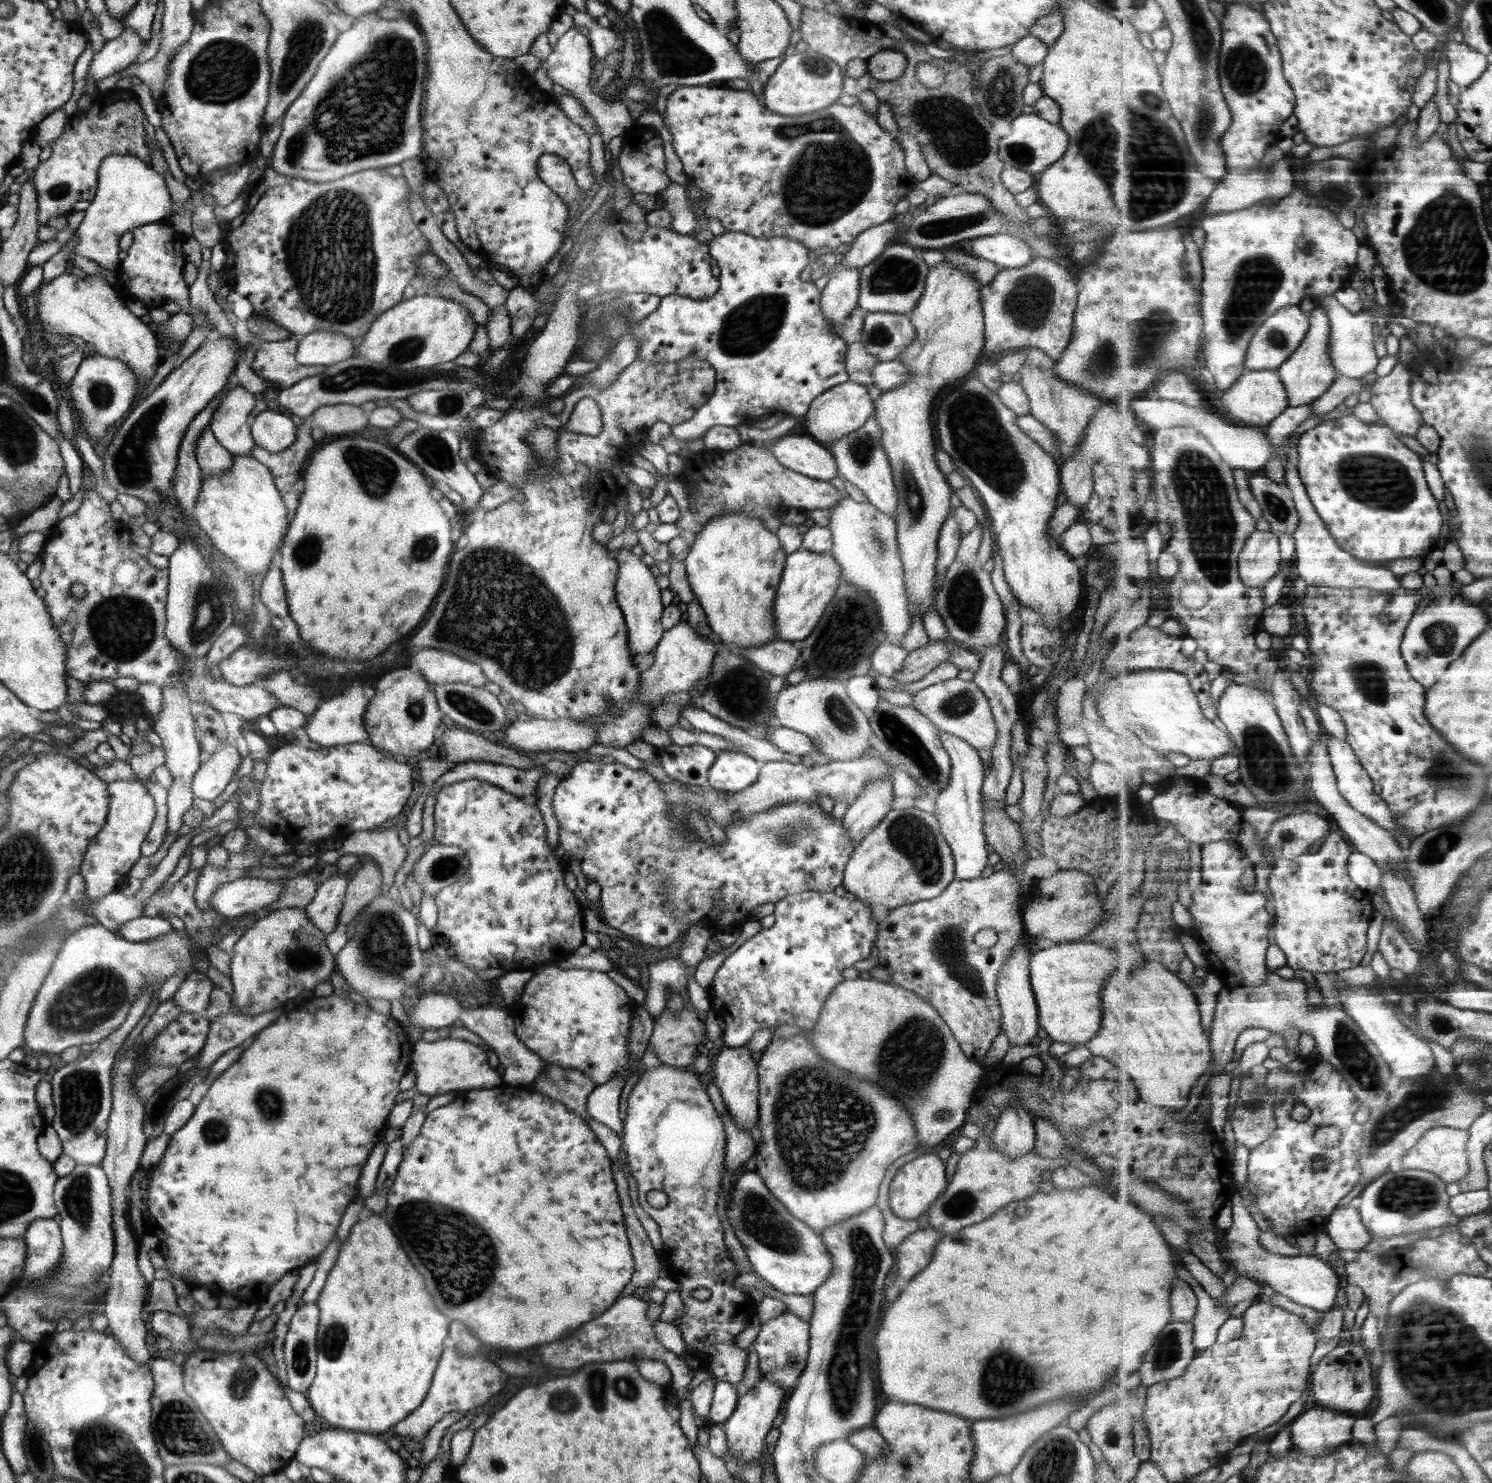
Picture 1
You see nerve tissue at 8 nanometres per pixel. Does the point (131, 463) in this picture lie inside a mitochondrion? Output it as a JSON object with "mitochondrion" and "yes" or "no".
{"mitochondrion":"yes"}

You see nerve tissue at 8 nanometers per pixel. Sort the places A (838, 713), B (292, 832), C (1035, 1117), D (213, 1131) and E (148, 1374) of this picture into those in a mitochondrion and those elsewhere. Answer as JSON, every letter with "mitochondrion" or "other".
{"A":"mitochondrion","B":"other","C":"other","D":"mitochondrion","E":"other"}

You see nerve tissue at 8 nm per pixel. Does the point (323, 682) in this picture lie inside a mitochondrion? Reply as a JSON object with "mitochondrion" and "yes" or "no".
{"mitochondrion":"no"}

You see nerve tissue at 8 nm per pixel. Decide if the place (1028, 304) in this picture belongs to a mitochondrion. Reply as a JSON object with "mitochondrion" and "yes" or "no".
{"mitochondrion":"yes"}

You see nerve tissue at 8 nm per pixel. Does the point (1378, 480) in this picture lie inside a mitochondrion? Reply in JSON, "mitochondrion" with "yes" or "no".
{"mitochondrion":"yes"}

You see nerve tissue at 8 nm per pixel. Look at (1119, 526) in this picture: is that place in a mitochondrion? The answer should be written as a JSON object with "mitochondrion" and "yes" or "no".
{"mitochondrion":"no"}

